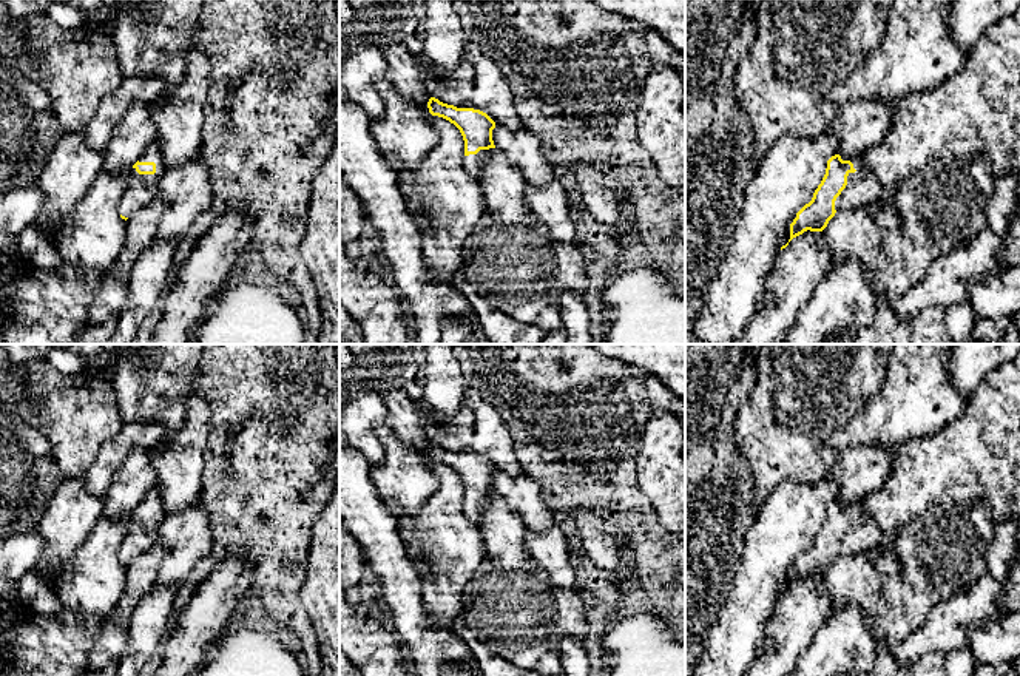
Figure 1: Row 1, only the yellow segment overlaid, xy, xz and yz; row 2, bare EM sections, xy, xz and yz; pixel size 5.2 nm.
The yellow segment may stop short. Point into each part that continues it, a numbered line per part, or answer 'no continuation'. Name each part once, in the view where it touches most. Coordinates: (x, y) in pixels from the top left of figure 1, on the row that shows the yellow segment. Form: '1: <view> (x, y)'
1: yz (863, 189)

